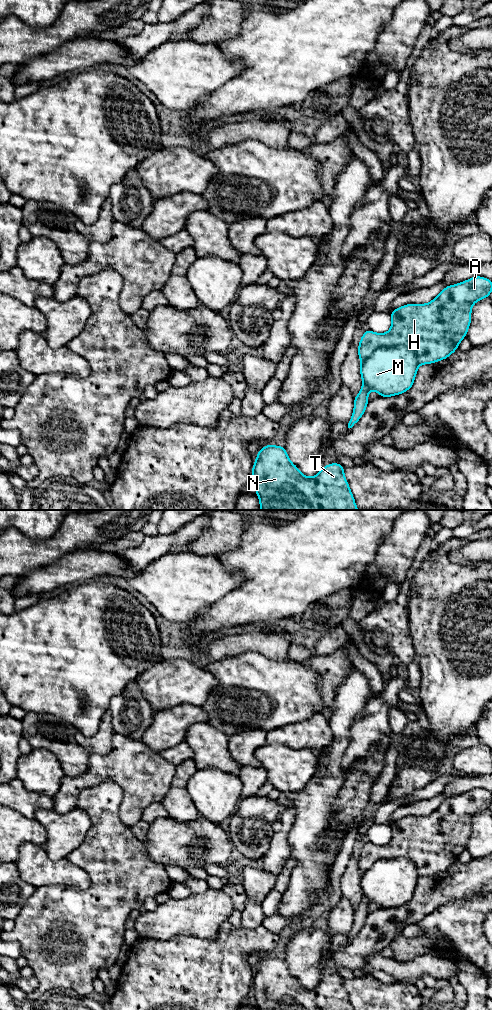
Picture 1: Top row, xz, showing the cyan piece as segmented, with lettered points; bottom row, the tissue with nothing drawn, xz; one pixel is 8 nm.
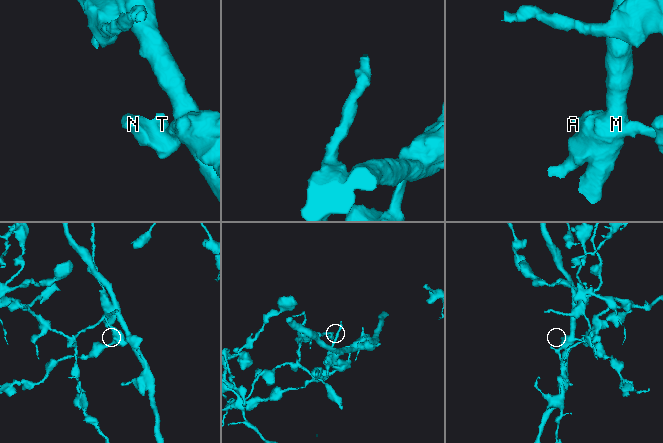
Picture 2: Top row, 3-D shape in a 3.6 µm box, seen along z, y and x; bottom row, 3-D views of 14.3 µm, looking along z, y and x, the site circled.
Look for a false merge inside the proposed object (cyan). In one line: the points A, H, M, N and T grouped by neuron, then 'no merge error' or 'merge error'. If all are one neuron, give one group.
groups A H N T / M; merge error

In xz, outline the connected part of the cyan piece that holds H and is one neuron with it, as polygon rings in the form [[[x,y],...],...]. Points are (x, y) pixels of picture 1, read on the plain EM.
[[[481,788],[446,798],[440,806],[427,816],[406,816],[390,827],[392,838],[386,845],[366,842],[358,857],[360,874],[364,874],[376,861],[383,858],[407,857],[415,862],[419,877],[445,872],[457,863],[459,855],[467,847],[471,835],[471,822],[475,814],[490,809],[492,793]]]

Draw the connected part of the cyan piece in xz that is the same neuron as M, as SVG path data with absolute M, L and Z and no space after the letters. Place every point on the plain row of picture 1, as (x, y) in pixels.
M407 857L383 858L376 861L361 875L360 887L363 895L366 895L370 902L378 904L380 909L391 909L402 906L413 898L418 878L417 867L412 859Z

